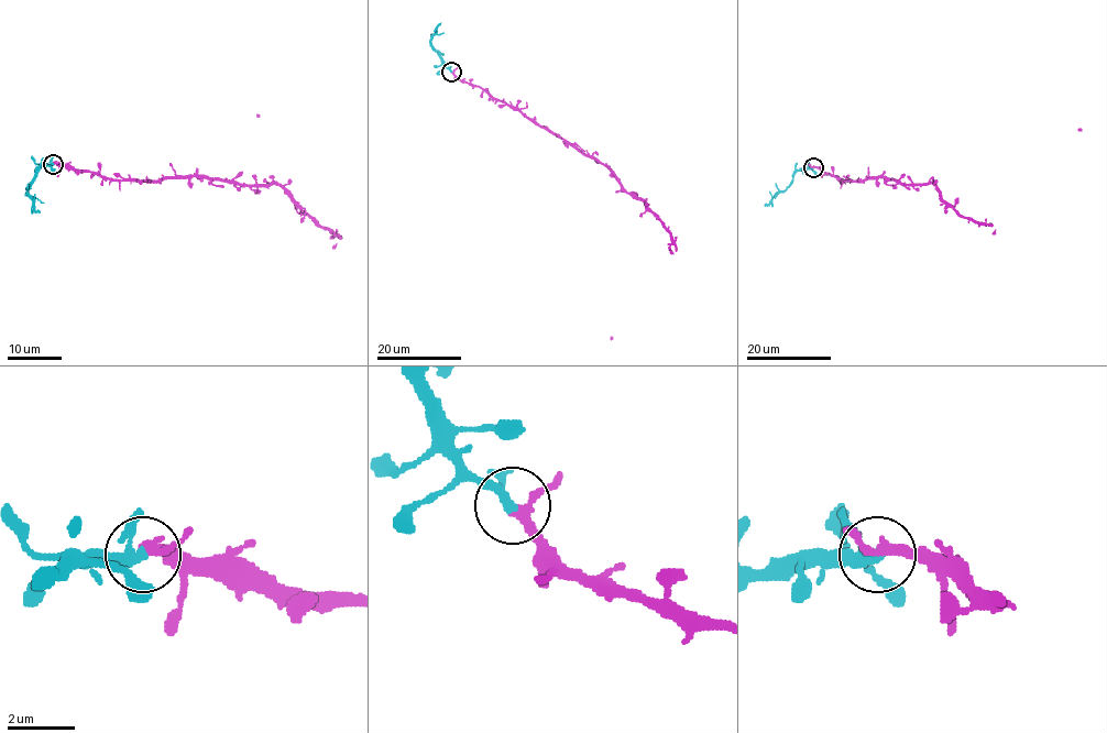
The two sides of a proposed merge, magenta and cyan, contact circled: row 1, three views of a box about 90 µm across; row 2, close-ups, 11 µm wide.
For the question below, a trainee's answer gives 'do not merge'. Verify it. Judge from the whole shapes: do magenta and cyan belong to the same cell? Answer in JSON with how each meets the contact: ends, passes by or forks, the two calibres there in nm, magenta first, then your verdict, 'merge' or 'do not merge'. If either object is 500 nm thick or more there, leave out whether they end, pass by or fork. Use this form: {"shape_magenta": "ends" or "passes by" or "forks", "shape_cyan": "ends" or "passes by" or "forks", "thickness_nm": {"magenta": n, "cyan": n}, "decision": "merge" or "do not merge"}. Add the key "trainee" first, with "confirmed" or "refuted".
{"trainee": "refuted", "shape_magenta": "passes by", "shape_cyan": "passes by", "thickness_nm": {"magenta": 260, "cyan": 240}, "decision": "merge"}

